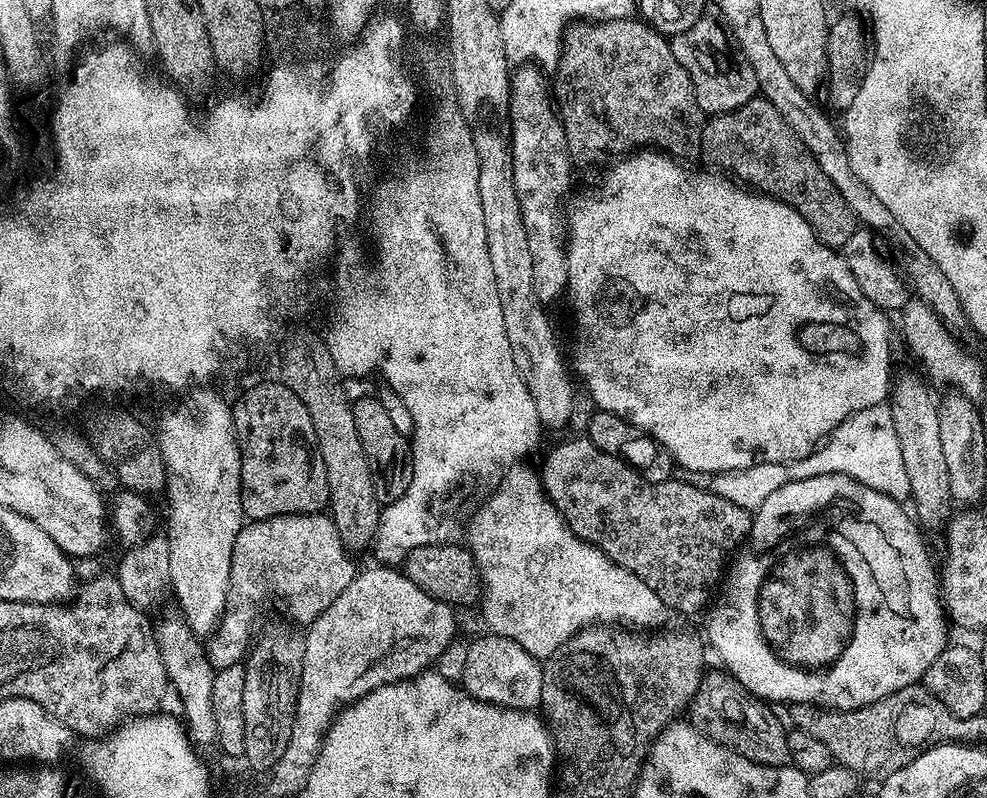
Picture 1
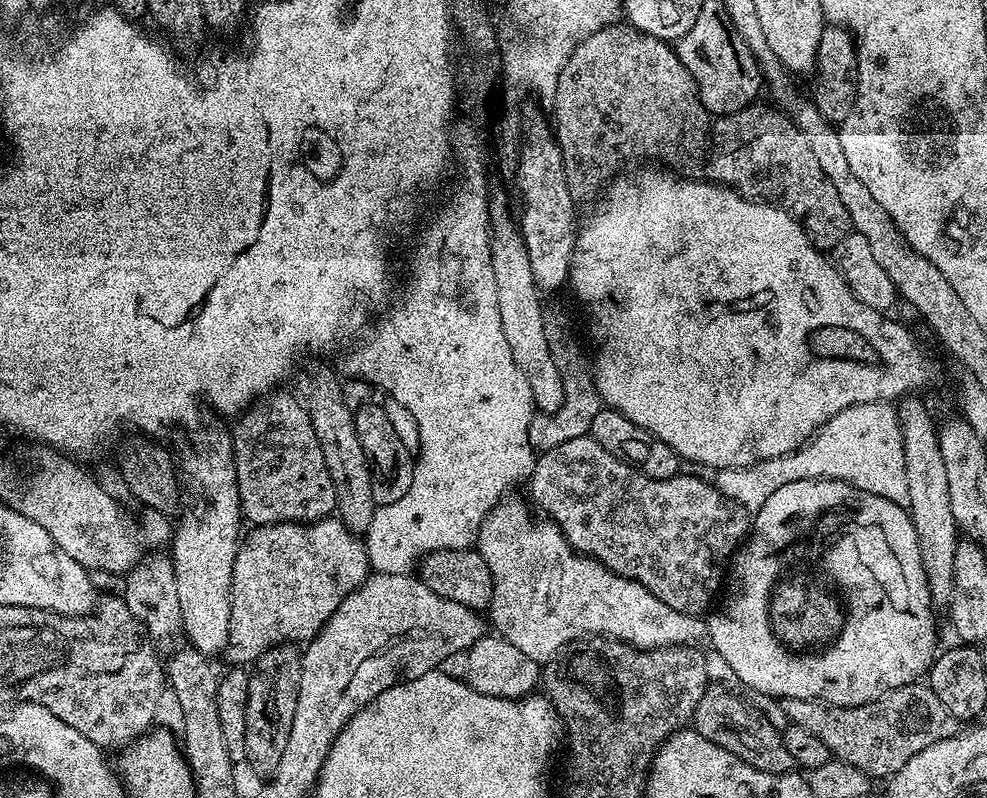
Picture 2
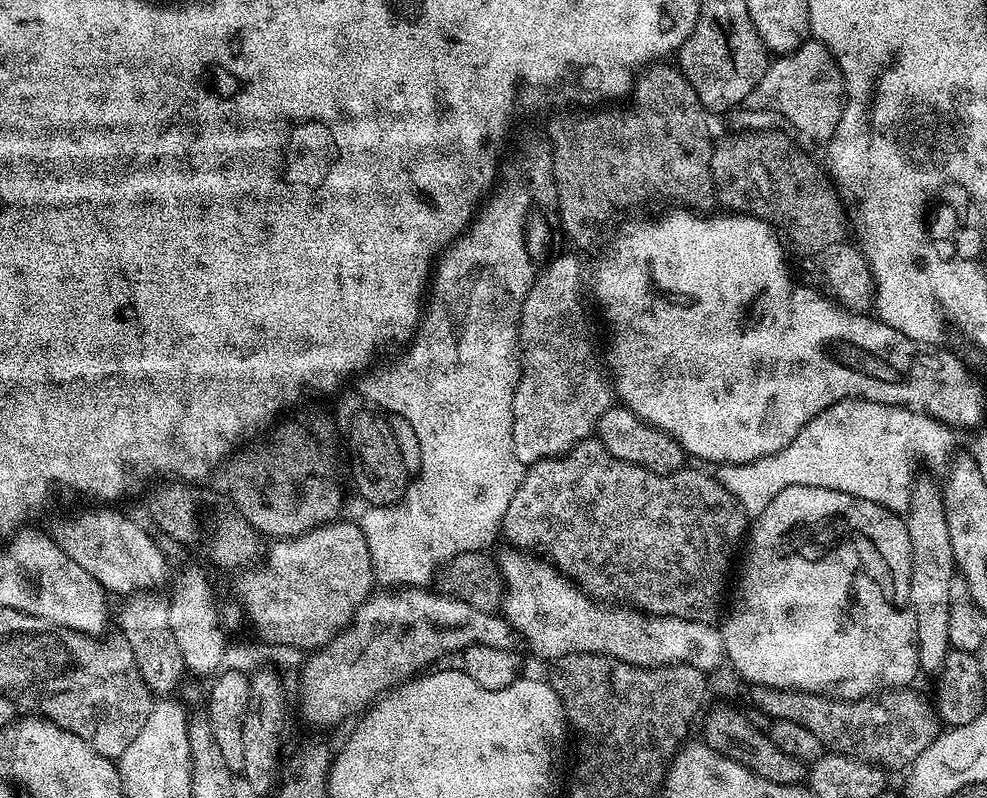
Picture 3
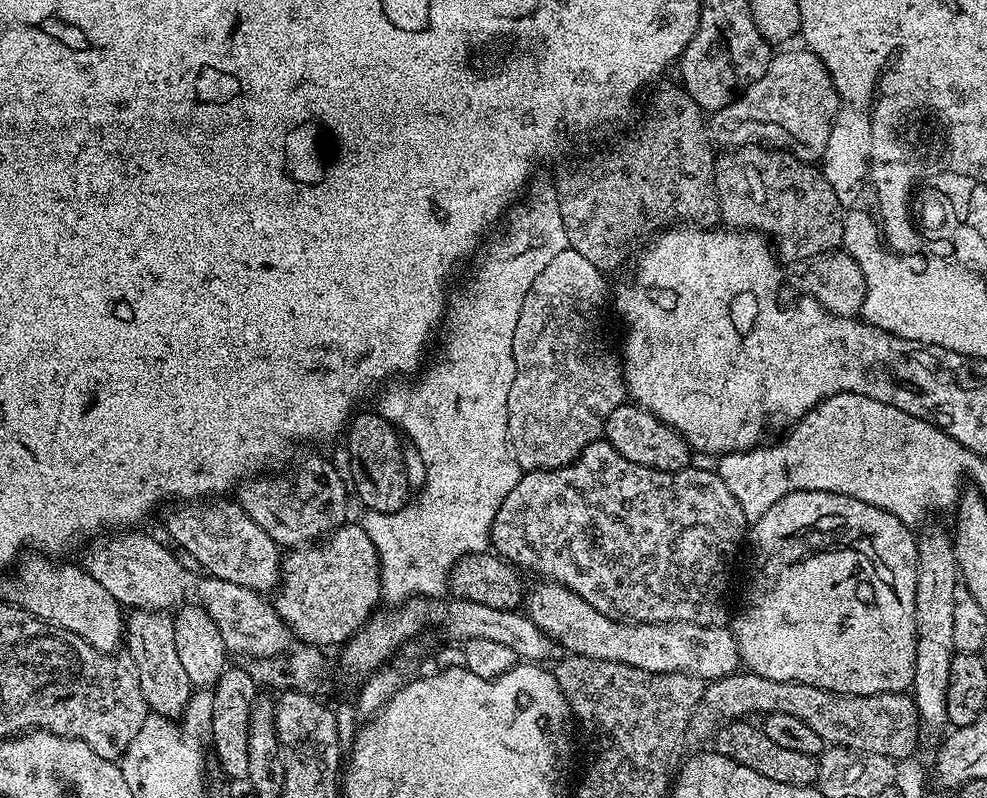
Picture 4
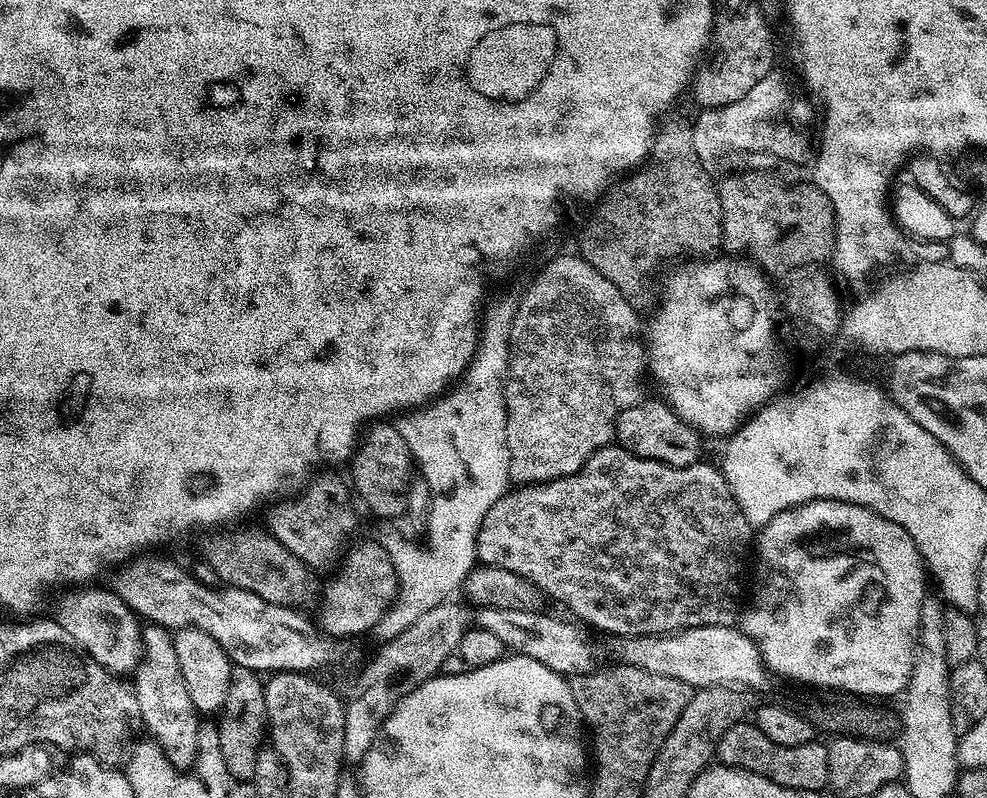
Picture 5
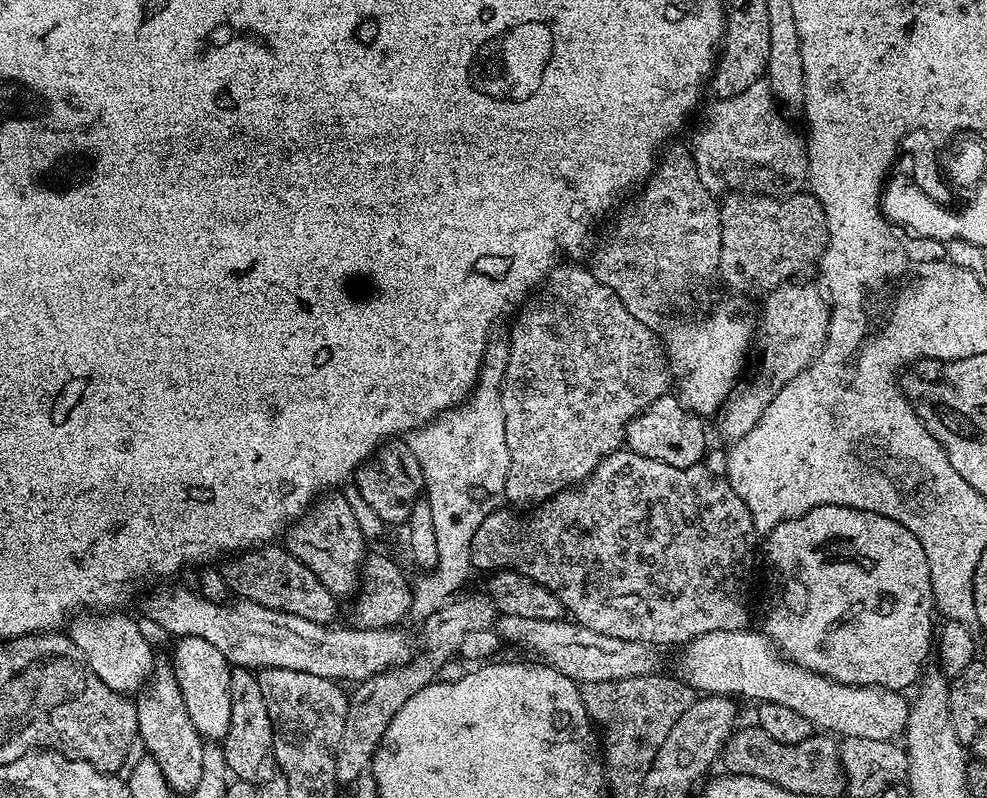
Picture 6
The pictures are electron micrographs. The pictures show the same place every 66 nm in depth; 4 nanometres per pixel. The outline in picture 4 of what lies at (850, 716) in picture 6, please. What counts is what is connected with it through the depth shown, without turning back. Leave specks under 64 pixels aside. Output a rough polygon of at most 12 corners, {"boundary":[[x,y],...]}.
{"boundary":[[558,582],[528,620],[571,655],[705,682],[741,667],[727,627],[611,620]]}

